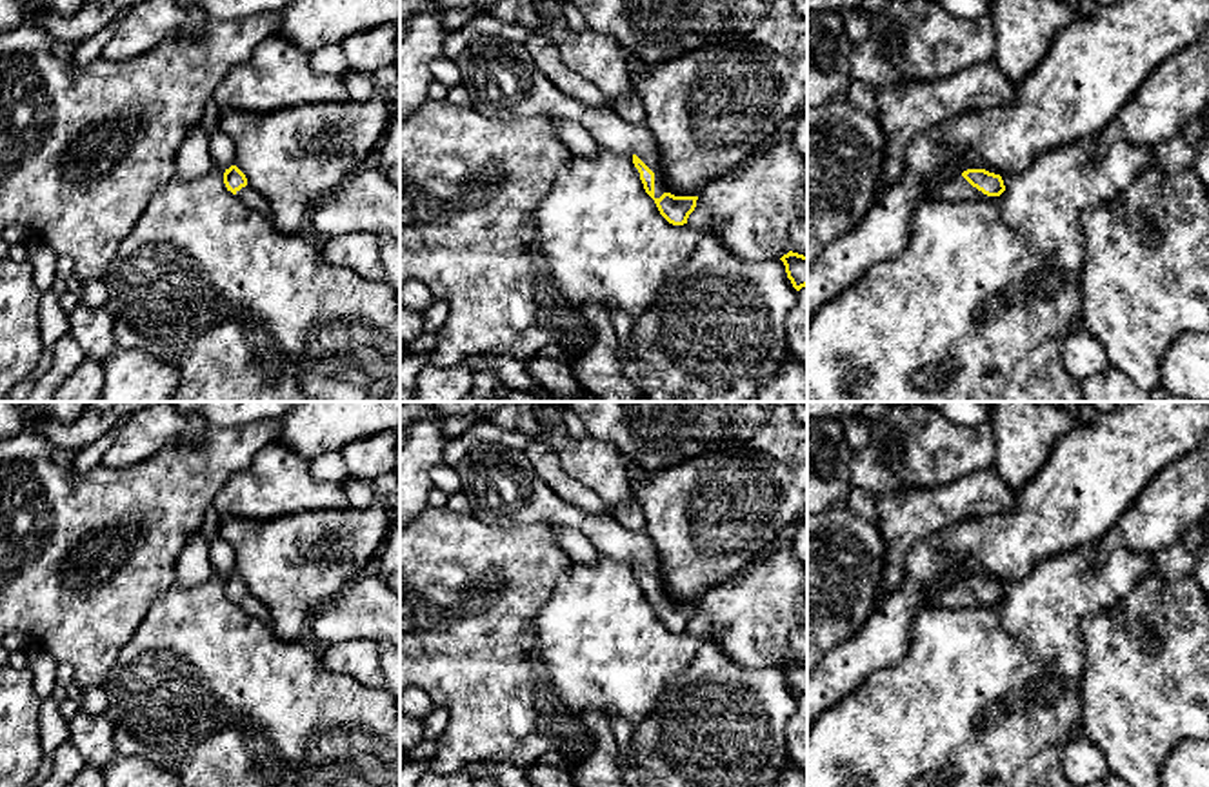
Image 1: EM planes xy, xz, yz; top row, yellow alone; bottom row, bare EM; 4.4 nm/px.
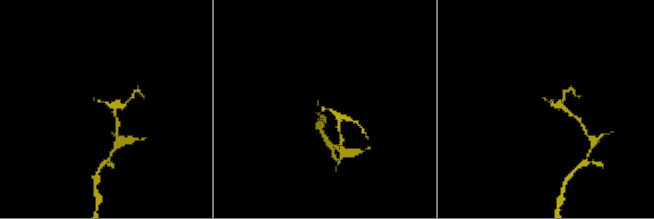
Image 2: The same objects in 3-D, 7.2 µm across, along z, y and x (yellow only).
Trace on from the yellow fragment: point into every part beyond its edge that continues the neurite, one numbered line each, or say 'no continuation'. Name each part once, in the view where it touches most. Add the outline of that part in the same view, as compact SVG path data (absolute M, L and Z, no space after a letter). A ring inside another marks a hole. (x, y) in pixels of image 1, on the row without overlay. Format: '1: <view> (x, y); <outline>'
1: xz (499, 482); M476 442L456 463L471 514L493 527L544 523L580 531L604 556L636 562L654 580L654 605L669 600L660 556L645 531L624 529L613 514L587 514L551 491L525 451Z

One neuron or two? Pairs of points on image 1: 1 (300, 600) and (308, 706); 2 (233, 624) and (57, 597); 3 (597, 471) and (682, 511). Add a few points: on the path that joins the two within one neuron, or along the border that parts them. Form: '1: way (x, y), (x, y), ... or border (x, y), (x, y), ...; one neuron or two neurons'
1: border (268, 624), (282, 640), (302, 640), (308, 637); two neurons
2: border (173, 584), (153, 600), (137, 631), (122, 646); two neurons
3: border (648, 475), (639, 484), (633, 498); two neurons

